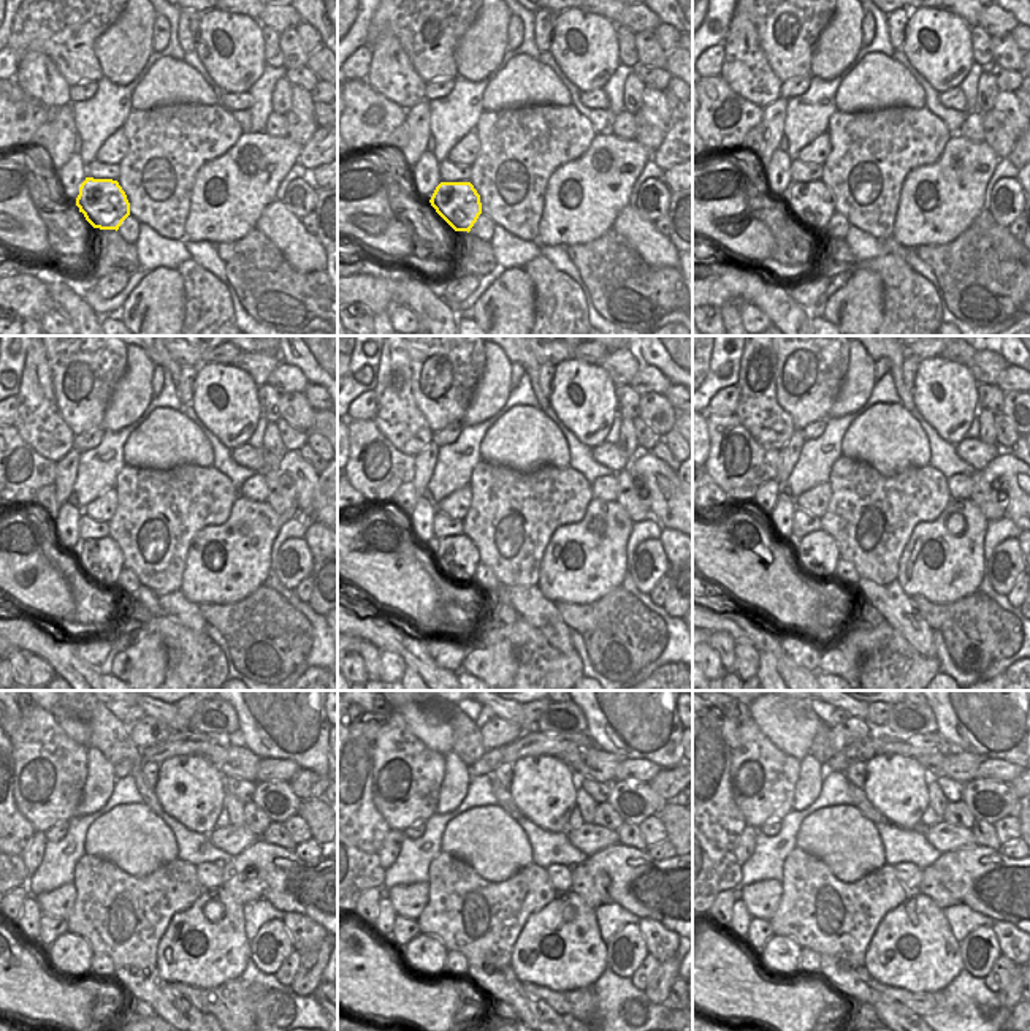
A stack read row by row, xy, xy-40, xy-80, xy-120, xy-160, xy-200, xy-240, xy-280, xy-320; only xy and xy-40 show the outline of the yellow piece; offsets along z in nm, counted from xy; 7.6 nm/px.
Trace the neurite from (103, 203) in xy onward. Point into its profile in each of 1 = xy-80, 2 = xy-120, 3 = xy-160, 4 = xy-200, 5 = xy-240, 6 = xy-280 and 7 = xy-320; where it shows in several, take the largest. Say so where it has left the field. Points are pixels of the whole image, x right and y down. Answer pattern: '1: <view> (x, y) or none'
1: xy-80 (812, 203)
2: xy-120 (102, 559)
3: xy-160 (455, 558)
4: xy-200 (793, 597)
5: xy-240 (73, 955)
6: xy-280 (425, 955)
7: xy-320 (780, 955)

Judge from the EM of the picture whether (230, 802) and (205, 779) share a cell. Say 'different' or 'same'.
different

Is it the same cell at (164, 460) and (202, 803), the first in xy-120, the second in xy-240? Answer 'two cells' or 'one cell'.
one cell

